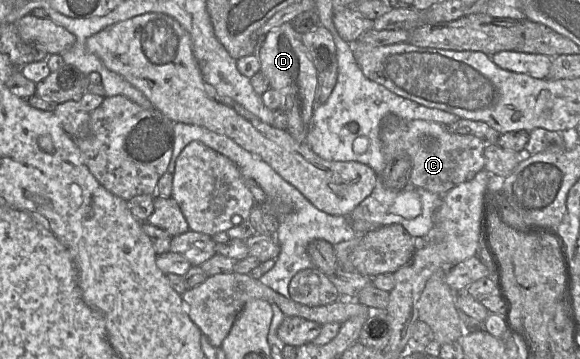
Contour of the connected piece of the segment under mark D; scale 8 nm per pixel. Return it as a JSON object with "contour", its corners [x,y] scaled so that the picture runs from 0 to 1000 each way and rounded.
{"contour":[[[498,61],[469,81],[455,100],[445,164],[448,198],[464,223],[464,245],[483,265],[481,301],[495,323],[493,362],[512,396],[524,398],[541,309],[548,201],[526,142],[519,100]]]}

